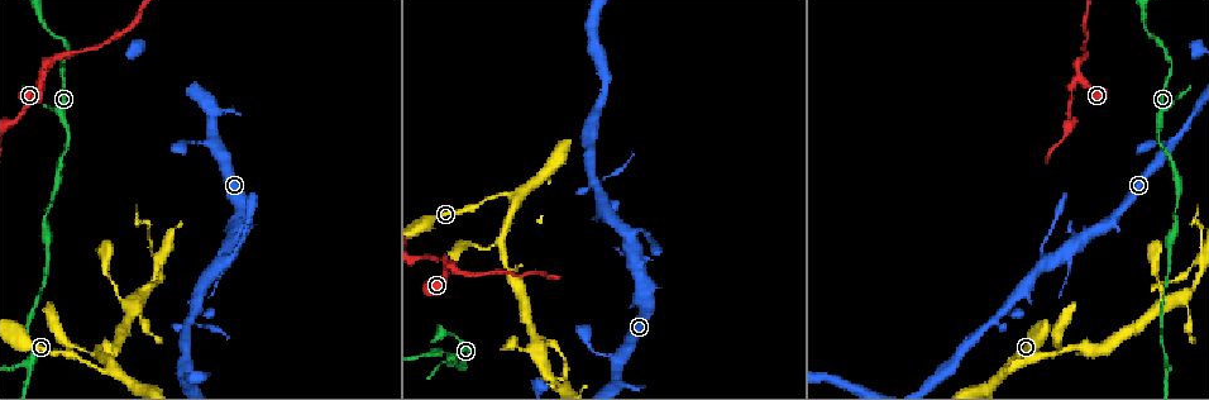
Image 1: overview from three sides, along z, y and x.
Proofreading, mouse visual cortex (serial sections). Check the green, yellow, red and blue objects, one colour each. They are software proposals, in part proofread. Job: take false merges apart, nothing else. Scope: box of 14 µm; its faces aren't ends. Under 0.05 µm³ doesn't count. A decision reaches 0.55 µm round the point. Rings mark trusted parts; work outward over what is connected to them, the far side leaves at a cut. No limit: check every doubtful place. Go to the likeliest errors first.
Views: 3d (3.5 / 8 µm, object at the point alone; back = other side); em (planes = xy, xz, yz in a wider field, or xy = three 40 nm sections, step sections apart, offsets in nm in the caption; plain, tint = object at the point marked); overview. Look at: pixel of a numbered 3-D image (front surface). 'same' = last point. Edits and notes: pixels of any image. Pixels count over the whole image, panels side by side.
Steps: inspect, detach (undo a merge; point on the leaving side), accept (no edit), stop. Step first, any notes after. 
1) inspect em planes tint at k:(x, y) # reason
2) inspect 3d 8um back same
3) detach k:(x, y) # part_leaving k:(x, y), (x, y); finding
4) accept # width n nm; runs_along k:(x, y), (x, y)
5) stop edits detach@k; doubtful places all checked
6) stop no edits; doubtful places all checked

inspect 3d 3.5um at 1:(1079, 72) # side arm on a straight run

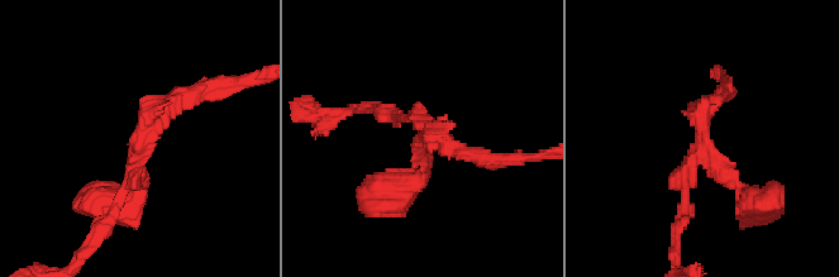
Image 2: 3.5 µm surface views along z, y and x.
inspect em xy step 3 tint at 2:(139, 144) # arms 3; arm_widths 150, 200, 200 nm

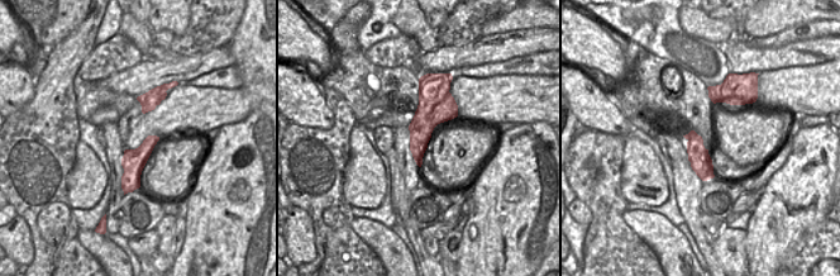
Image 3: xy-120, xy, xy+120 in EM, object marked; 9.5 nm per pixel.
accept # runs_along 2:(123, 203), (142, 191), (142, 122), (189, 94); continuous, no second cell

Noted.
inspect 3d 3.5um at 1:(34, 356) # three-way junction

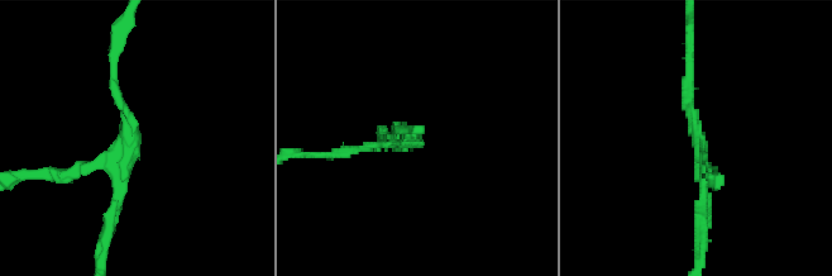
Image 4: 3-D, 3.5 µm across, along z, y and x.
inspect em planes tint at 4:(129, 146) # arms 3; arm_widths 100, 150, 150 nm; now the EM

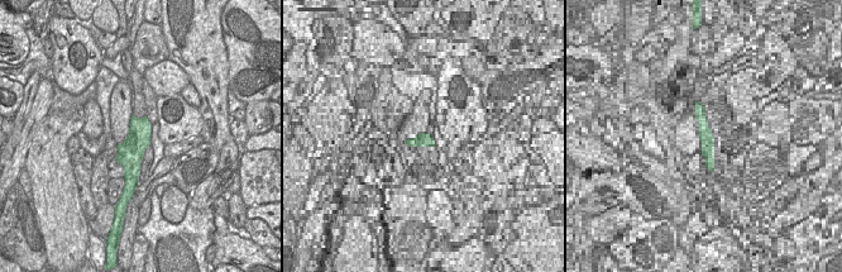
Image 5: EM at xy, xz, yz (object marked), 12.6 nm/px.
accept # runs_along 4:(691, 67), (703, 227); continuous, no second cell

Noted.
inspect 3d 3.5um at 1:(629, 238) # small branch off a trunk

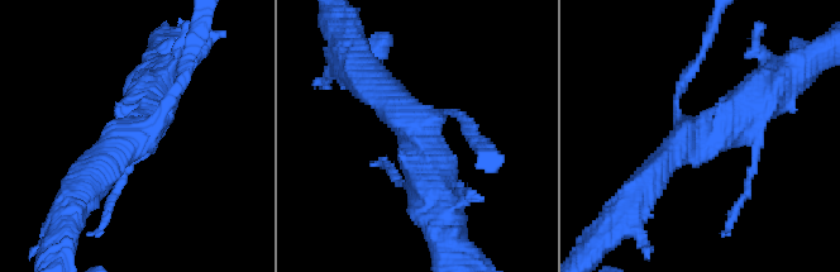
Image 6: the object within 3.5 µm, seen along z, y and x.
inspect em xy step 2 tint at 6:(693, 138) # shape alone is not enough

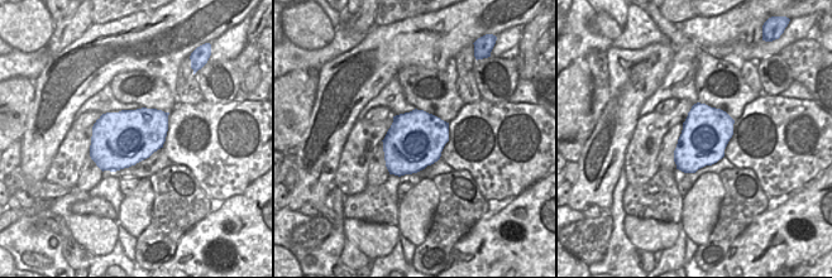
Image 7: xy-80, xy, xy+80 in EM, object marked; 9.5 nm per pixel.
accept # arm_widths 100, 400, 500 nm; runs_along 6:(762, 95), (674, 149), (645, 184); continuous, no second cell

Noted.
inspect 3d 3.5um at 1:(106, 369)

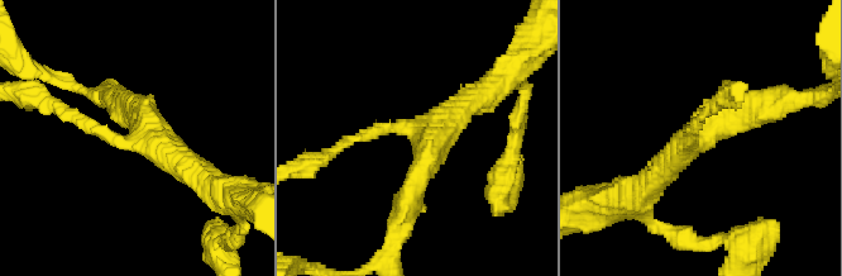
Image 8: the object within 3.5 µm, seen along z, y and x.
inspect em planes tint at 8:(135, 142) # arms 3; arm_widths 150, 300, 350 nm

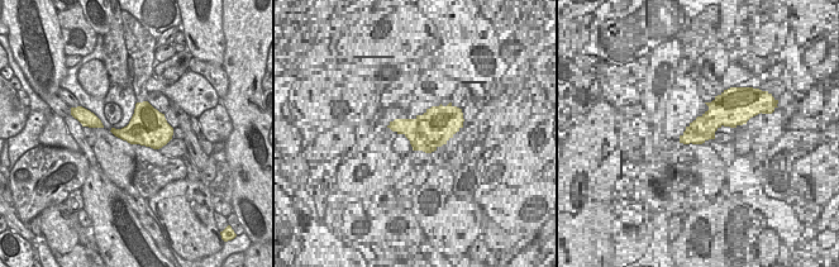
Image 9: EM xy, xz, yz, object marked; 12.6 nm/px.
accept # runs_along 8:(349, 143), (381, 127), (427, 143), (411, 199); one cell here

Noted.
inspect 3d 3.5um back at 1:(504, 233) # two arms in line, one across

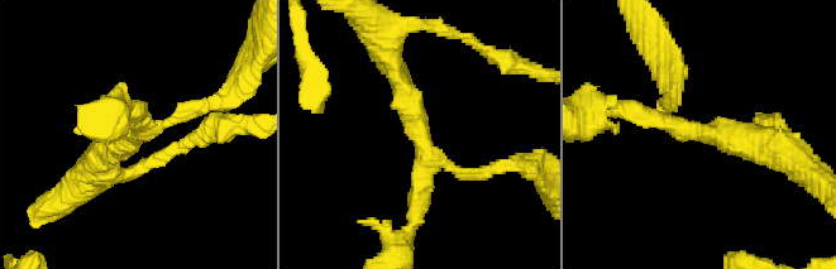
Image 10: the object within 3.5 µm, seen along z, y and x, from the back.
inspect em planes tint at 10:(696, 132) # need the tissue

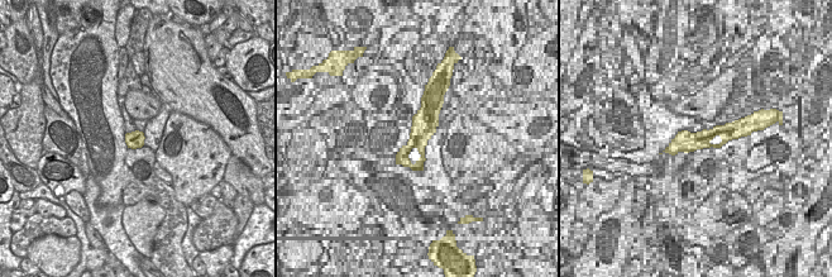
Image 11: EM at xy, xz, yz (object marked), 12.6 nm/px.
accept # arm_widths 150, 250, 300 nm; runs_along 10:(769, 143), (617, 111); all the same cell

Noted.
stop no edits; doubtful places all checked

